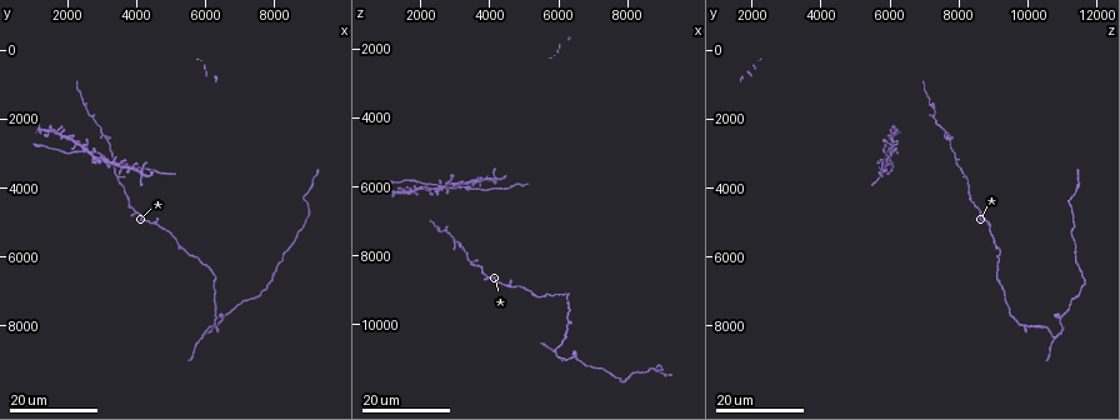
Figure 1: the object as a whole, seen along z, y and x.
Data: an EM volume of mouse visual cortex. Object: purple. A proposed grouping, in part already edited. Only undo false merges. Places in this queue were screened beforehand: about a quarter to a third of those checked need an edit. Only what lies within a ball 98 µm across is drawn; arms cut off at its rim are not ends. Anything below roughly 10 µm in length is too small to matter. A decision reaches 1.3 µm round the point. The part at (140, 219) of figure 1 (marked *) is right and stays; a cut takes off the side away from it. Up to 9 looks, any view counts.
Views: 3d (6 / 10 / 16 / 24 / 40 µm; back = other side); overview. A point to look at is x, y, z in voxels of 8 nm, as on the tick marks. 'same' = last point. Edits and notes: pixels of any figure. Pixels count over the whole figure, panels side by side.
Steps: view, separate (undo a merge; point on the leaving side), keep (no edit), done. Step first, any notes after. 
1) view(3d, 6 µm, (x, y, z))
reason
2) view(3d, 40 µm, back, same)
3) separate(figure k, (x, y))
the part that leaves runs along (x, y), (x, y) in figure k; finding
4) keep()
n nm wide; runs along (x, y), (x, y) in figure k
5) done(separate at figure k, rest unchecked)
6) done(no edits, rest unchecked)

view(3d, 24 µm, (5200, 5600, 9000))
sudden change in width

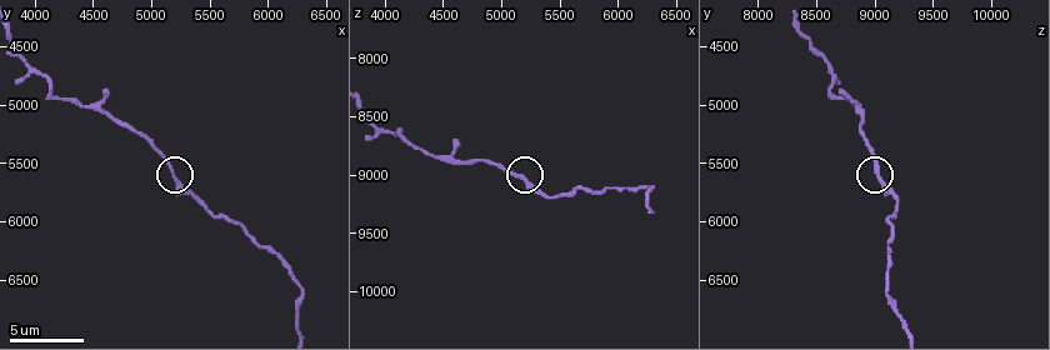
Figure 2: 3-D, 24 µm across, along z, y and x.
view(3d, 6 µm, (5160, 5600, 9000))

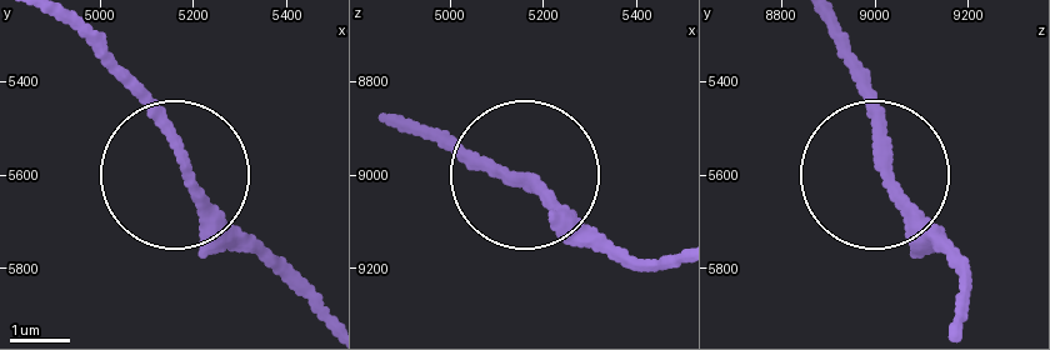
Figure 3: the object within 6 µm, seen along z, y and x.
keep()
one neuron here

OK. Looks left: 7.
view(3d, 16 µm, (4000, 3500, 5700))
four arms meet

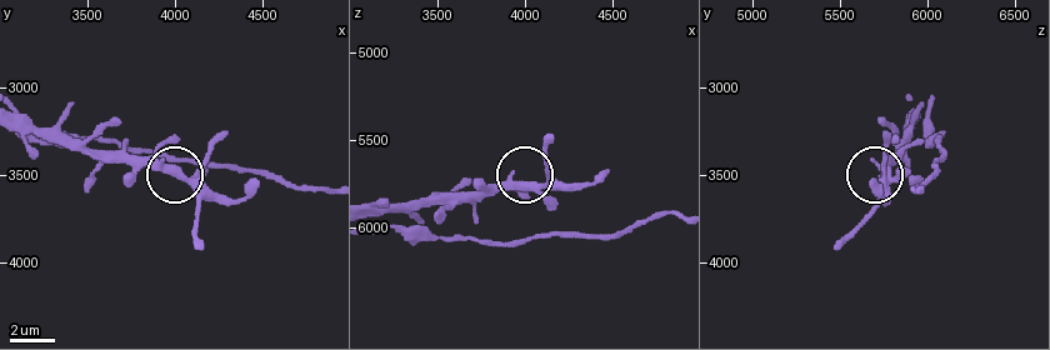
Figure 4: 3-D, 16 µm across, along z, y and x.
view(3d, 10 µm, (4020, 3500, 5780))

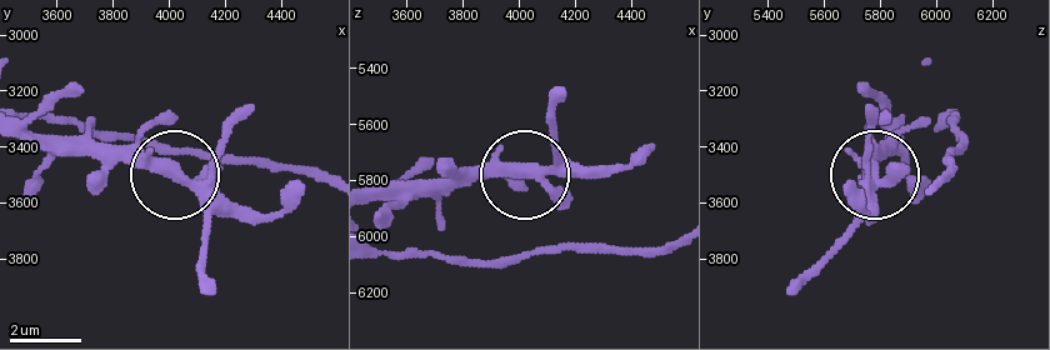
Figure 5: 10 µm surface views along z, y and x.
keep()
all the same neuron

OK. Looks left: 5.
view(3d, 16 µm, (2700, 2000, 7300))
sharp bend

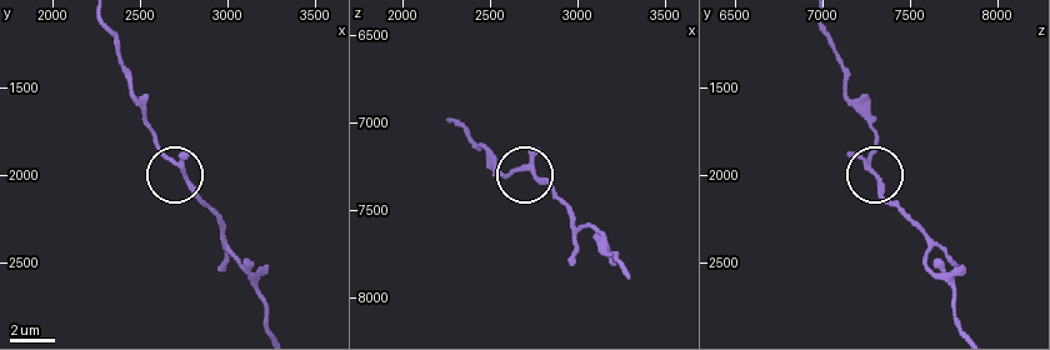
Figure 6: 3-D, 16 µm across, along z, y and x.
view(3d, 10 µm, (2740, 1960, 7280))

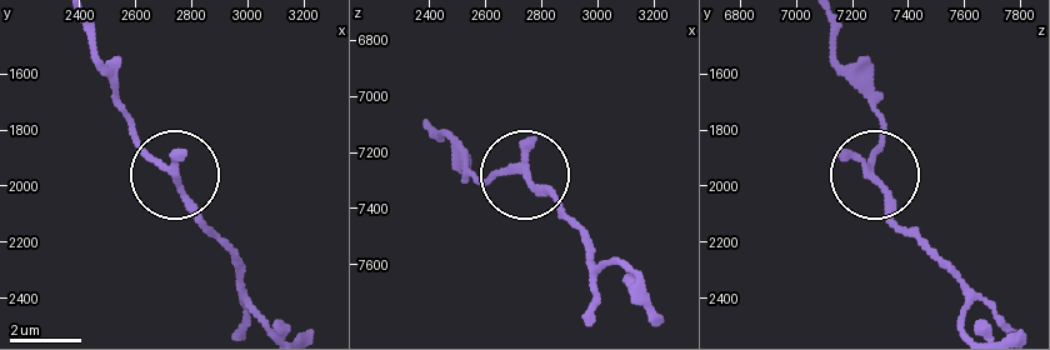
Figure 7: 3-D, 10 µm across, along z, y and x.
keep()
runs along (974, 323), (875, 174), (884, 126), (860, 93) in figure 7; continuous, no second neuron

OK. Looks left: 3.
view(3d, 24 µm, (2300, 2700, 6000))
looks like a crossing

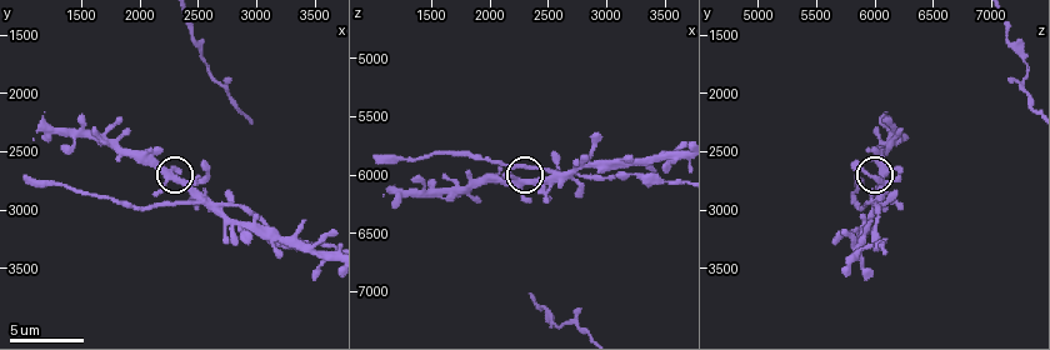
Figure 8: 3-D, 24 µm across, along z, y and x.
view(3d, 10 µm, (2280, 2700, 6080))

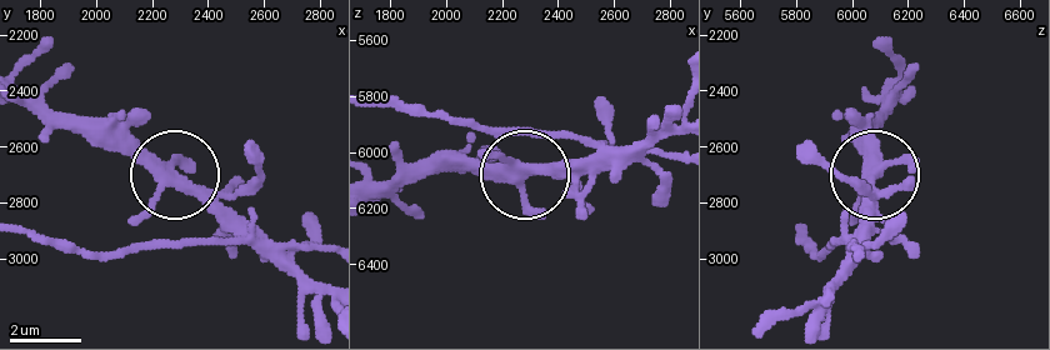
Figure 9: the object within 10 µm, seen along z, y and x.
keep()
300 nm wide; continuous, no second neuron

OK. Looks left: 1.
done(no edits, rest unchecked)

